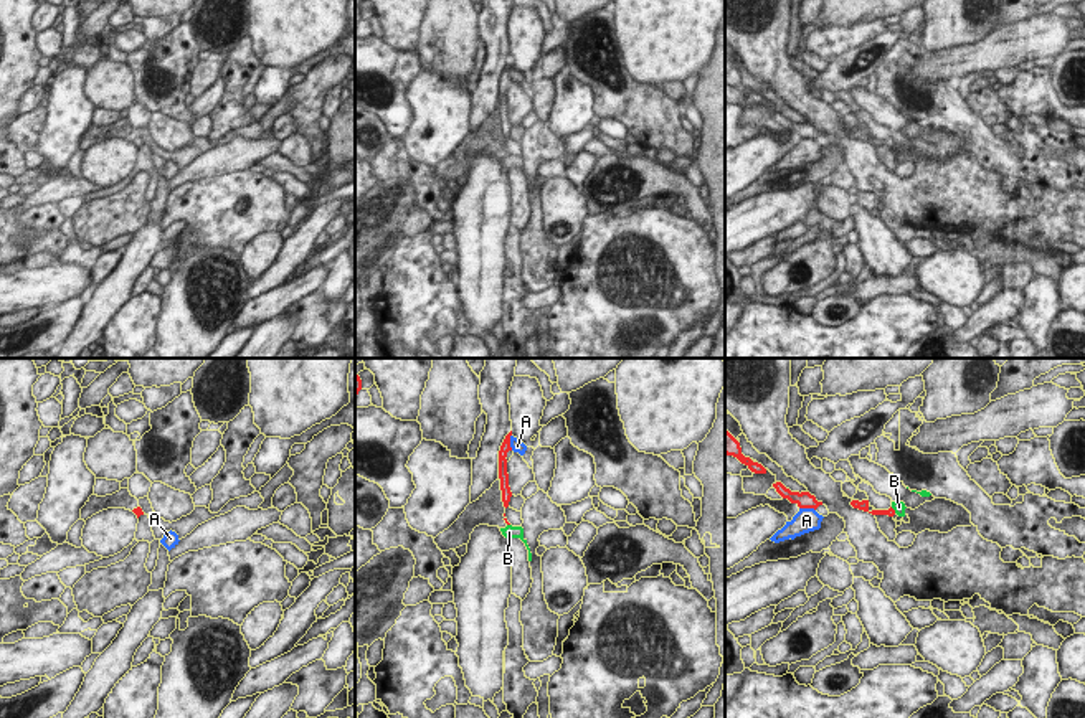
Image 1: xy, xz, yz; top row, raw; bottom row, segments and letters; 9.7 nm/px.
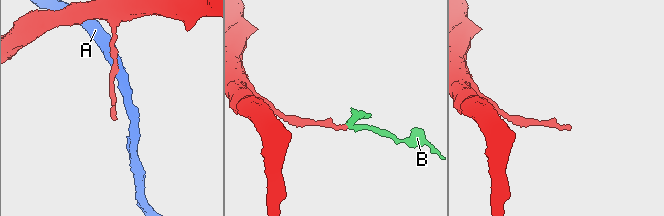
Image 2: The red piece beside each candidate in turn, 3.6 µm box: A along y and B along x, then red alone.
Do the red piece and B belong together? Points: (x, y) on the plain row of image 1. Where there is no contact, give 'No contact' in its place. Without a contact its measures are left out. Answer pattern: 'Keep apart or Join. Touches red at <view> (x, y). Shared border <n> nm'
Keep apart. Touches red at yz (894, 141). Shared border 80 nm

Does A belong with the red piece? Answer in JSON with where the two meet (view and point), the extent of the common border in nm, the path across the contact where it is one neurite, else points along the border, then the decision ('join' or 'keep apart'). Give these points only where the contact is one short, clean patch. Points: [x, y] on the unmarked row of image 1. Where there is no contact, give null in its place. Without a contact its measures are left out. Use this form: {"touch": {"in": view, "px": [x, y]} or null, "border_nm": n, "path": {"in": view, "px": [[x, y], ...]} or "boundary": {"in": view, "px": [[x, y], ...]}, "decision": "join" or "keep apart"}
{"touch": {"in": "yz", "px": [808, 137]}, "border_nm": 160, "boundary": {"in": "yz", "px": [[800, 137], [811, 137], [814, 141]]}, "decision": "keep apart"}

